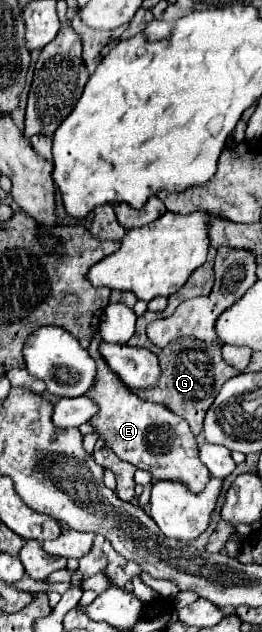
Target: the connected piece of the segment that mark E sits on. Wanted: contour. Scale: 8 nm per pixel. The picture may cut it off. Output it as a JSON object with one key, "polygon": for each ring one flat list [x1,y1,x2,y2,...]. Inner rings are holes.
{"polygon":[[97,330,87,348,97,362,97,384,93,390,89,390,89,394,85,394,99,408,97,416,89,420,89,424,95,428,95,434,121,460,149,470,155,480,181,480,181,484,185,484,191,492,203,492,211,476,197,456,197,436,193,436,189,424,185,424,185,418,169,412,167,408,163,408,163,404,141,400,135,392,131,392,119,380,119,376,115,376,115,372,105,366,105,360,99,354,101,342,103,340]]}

